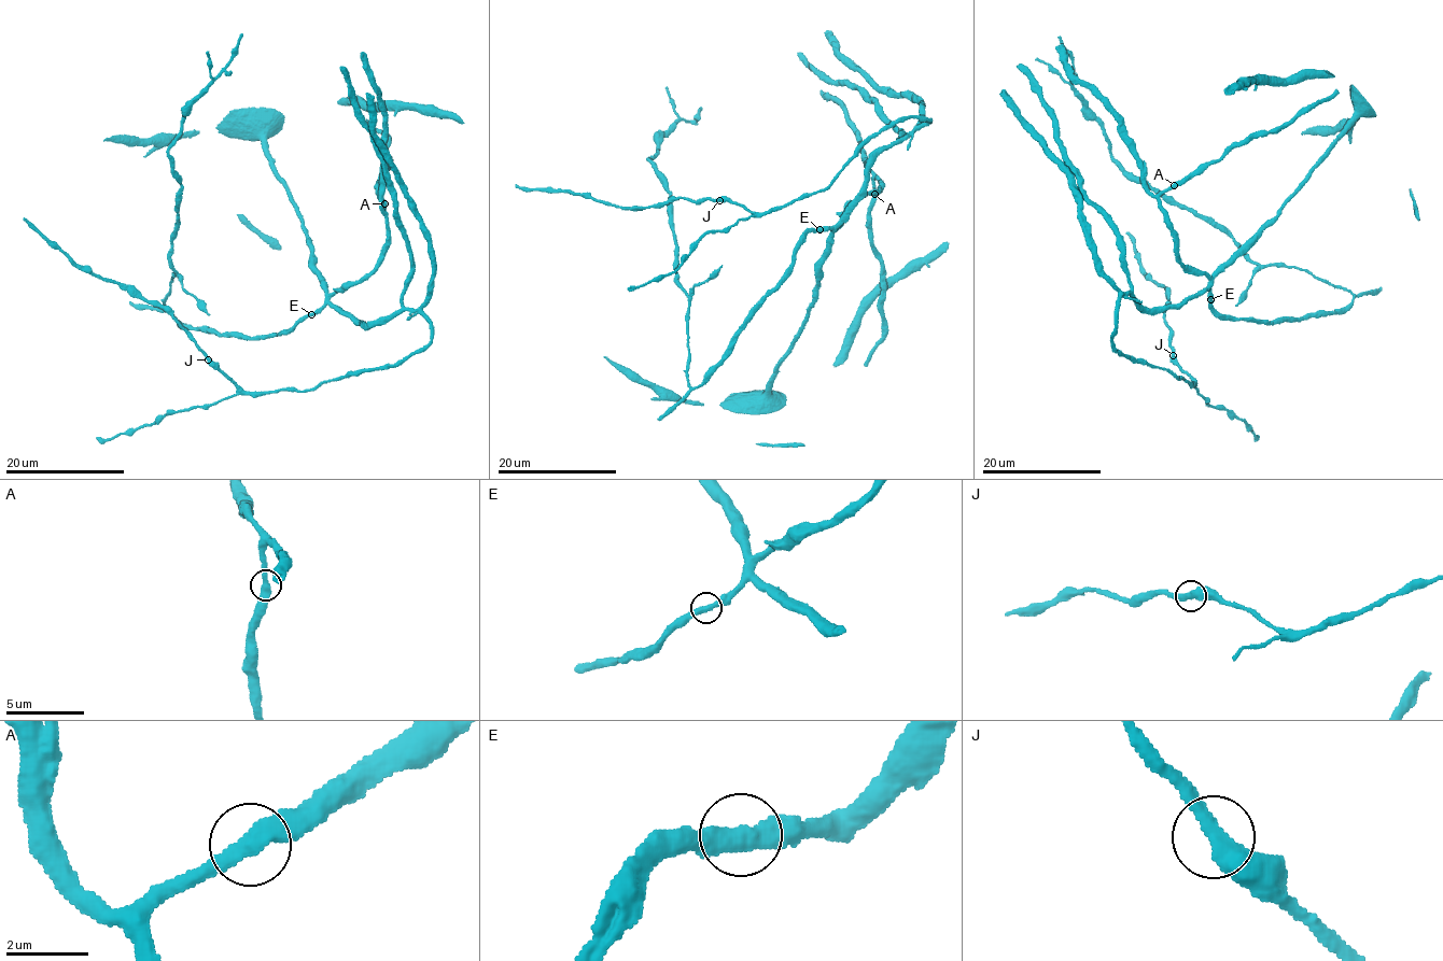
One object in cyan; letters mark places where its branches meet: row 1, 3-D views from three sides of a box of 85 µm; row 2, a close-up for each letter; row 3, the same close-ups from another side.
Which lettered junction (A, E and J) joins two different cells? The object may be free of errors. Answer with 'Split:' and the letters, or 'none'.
Split: none

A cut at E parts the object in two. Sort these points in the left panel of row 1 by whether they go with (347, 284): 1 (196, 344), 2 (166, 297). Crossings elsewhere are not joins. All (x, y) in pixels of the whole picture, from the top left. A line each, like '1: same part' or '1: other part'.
1: same part
2: other part

